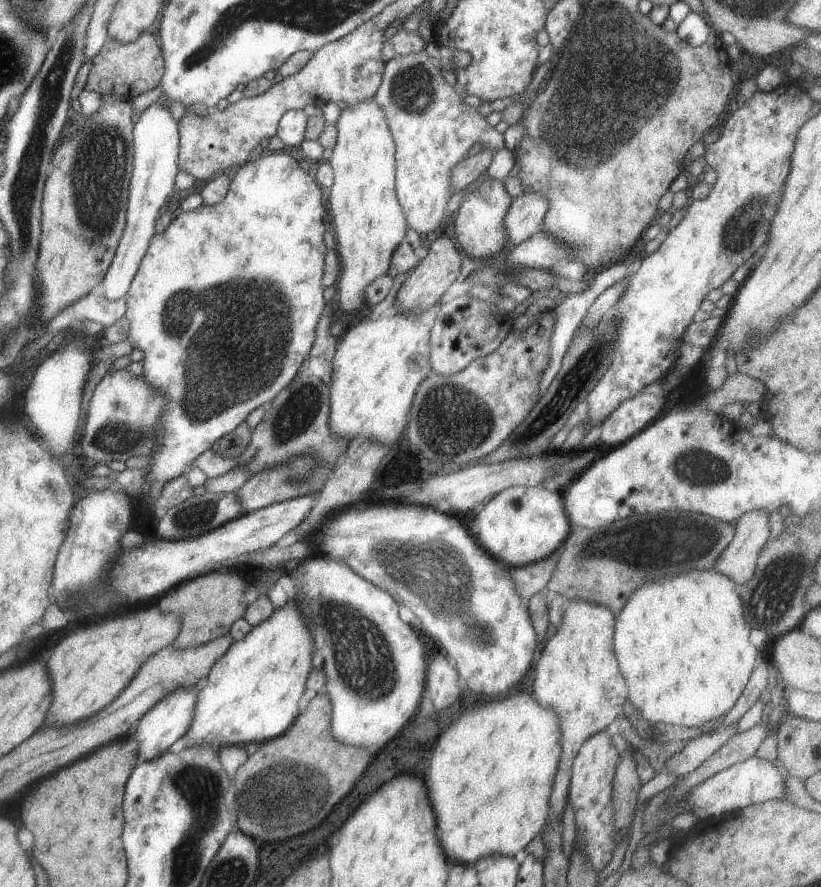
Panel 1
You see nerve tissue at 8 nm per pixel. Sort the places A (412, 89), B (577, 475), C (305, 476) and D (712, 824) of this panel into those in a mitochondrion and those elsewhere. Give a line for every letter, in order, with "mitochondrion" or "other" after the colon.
A: mitochondrion
B: other
C: mitochondrion
D: other

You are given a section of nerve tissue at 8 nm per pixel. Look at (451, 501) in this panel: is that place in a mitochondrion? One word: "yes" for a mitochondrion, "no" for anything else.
no

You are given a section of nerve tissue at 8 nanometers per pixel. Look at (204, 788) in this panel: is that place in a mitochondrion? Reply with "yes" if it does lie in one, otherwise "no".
yes

